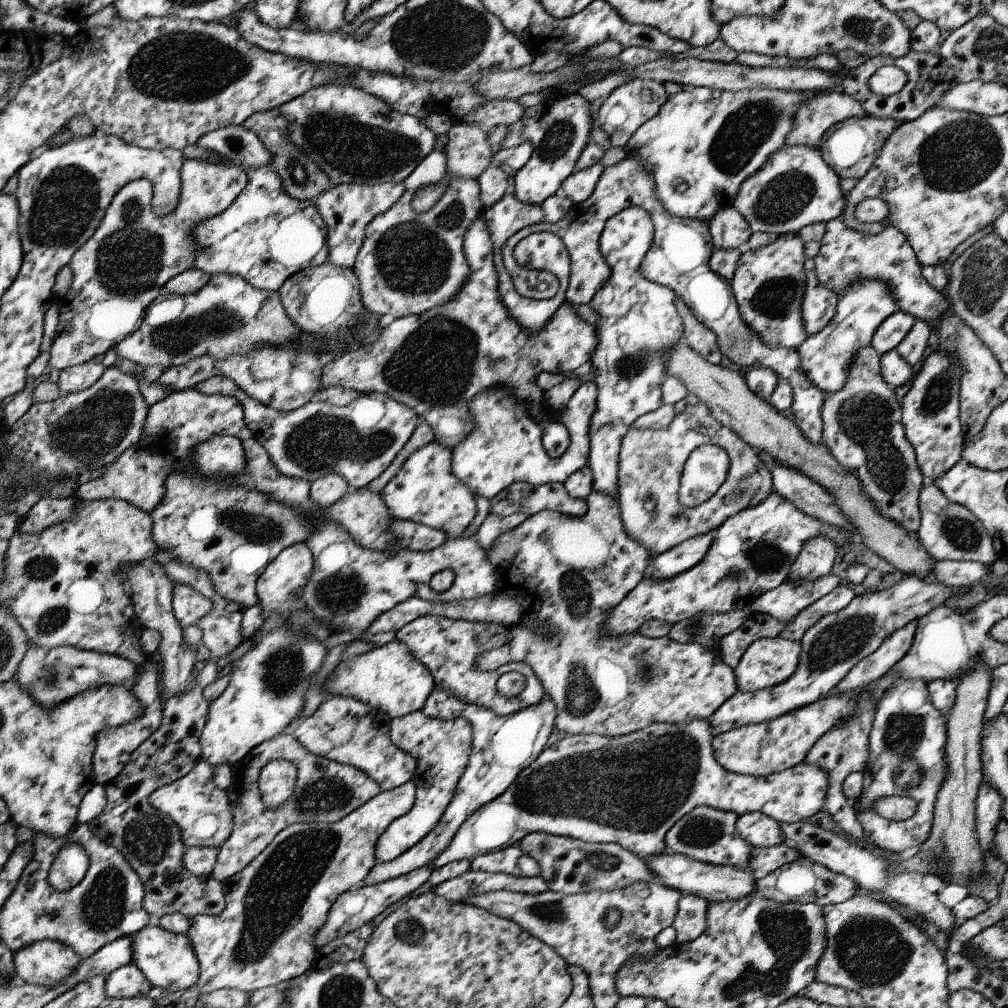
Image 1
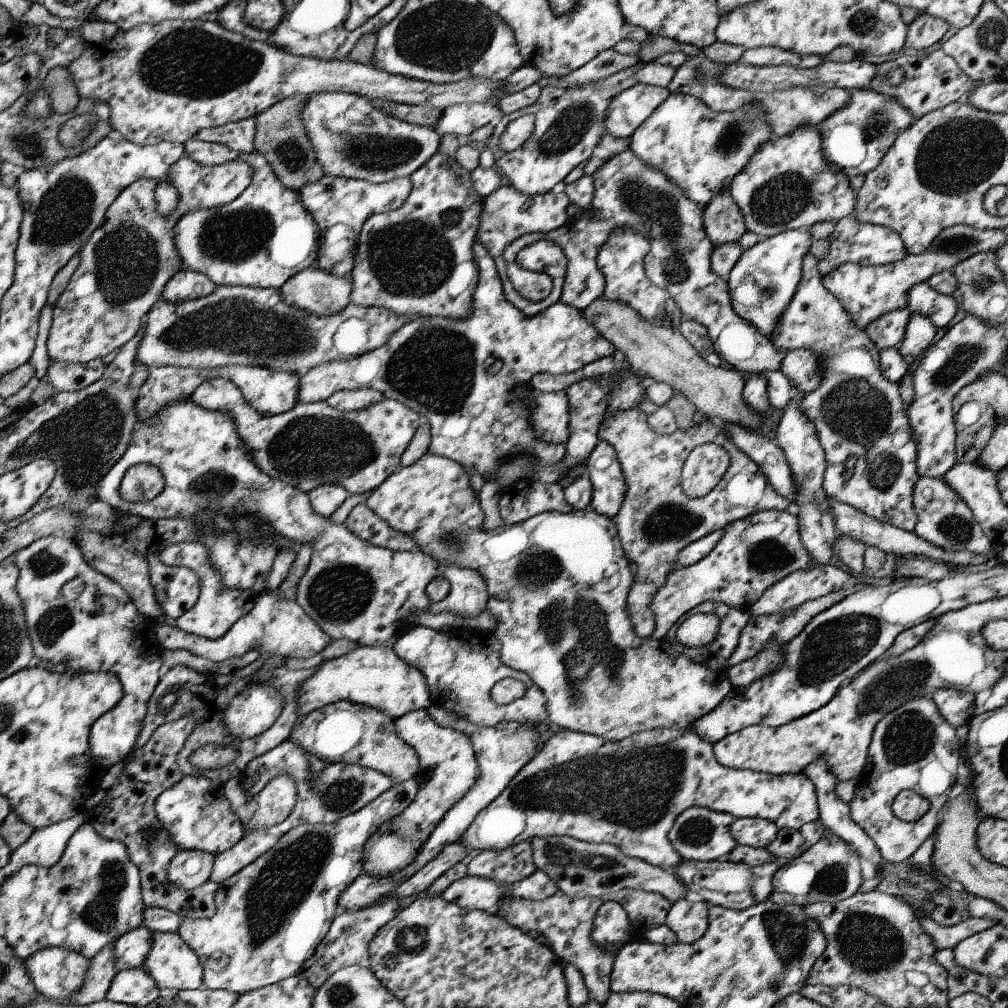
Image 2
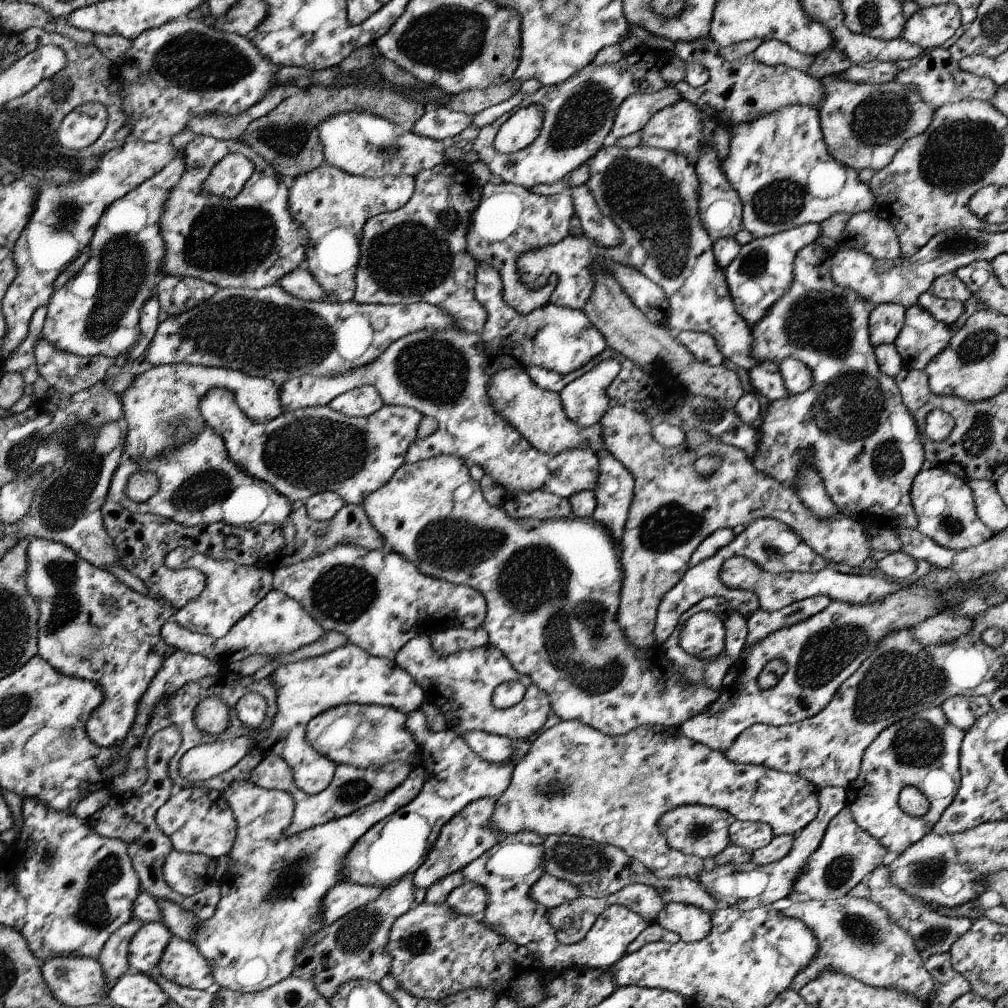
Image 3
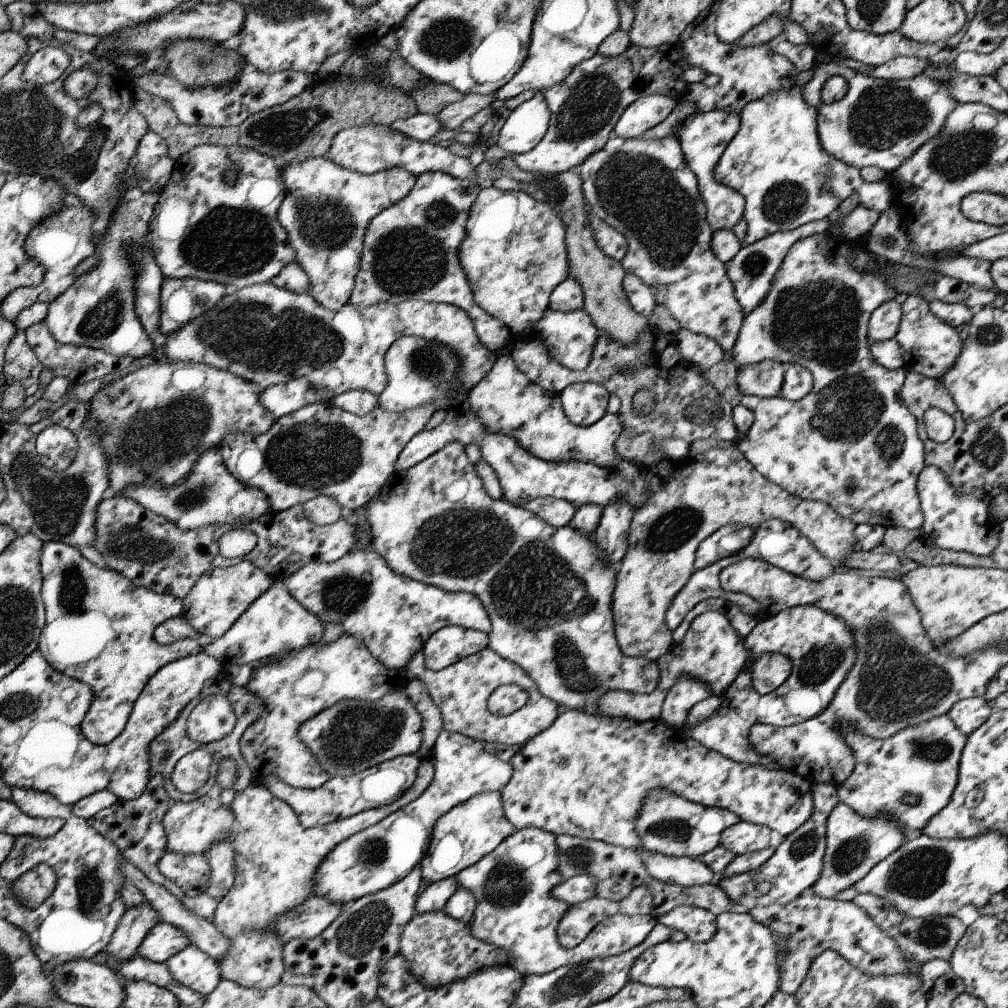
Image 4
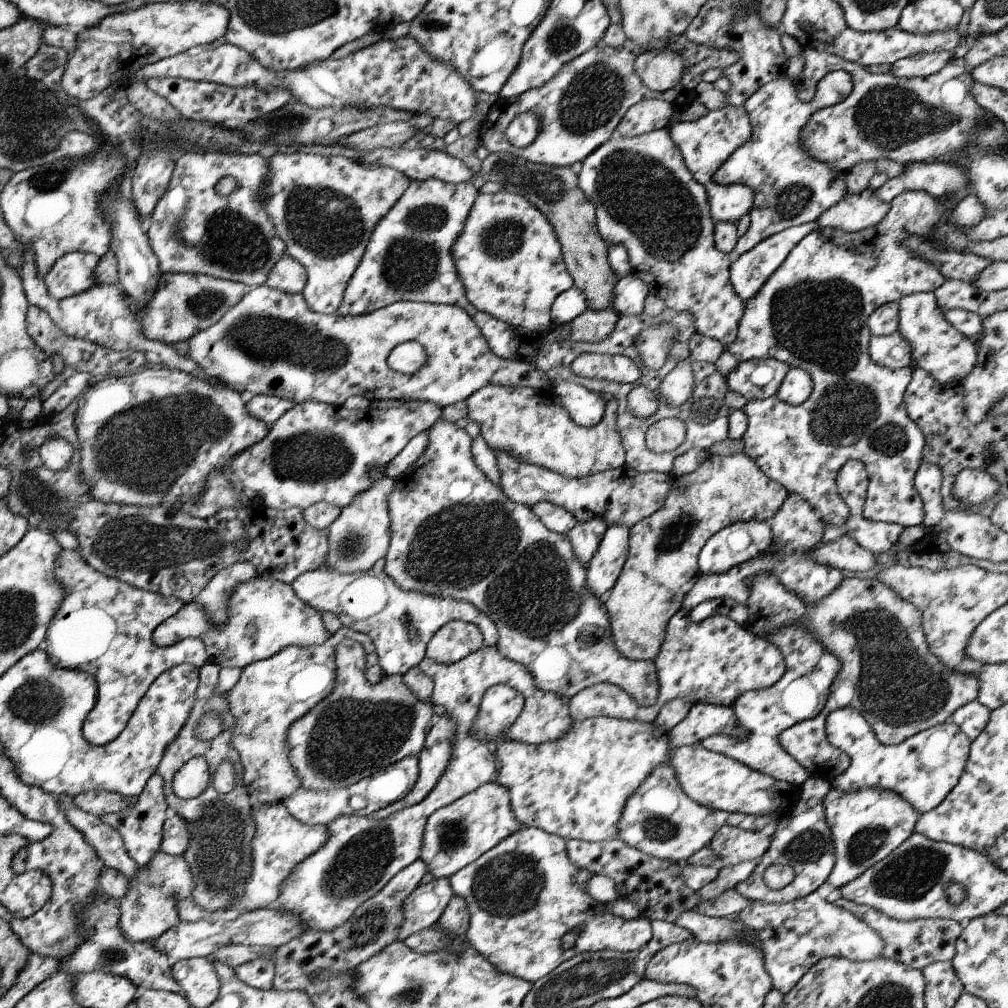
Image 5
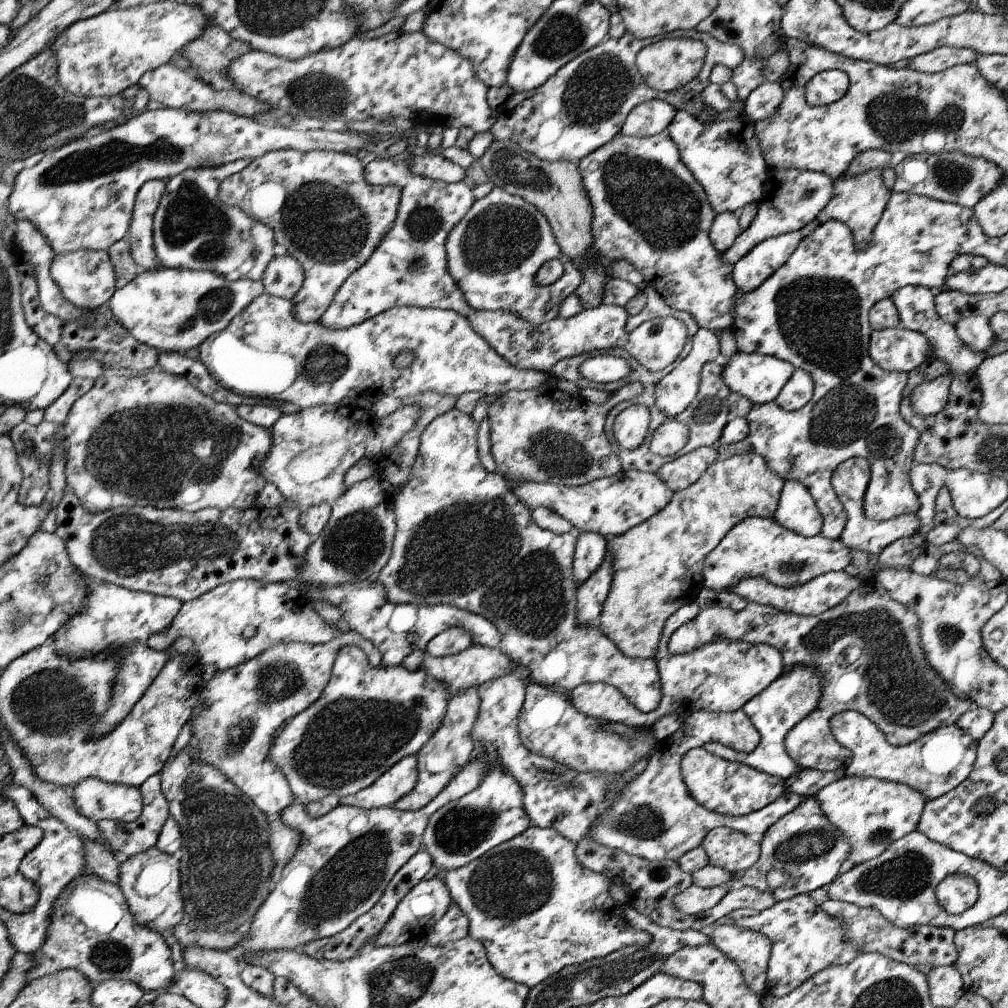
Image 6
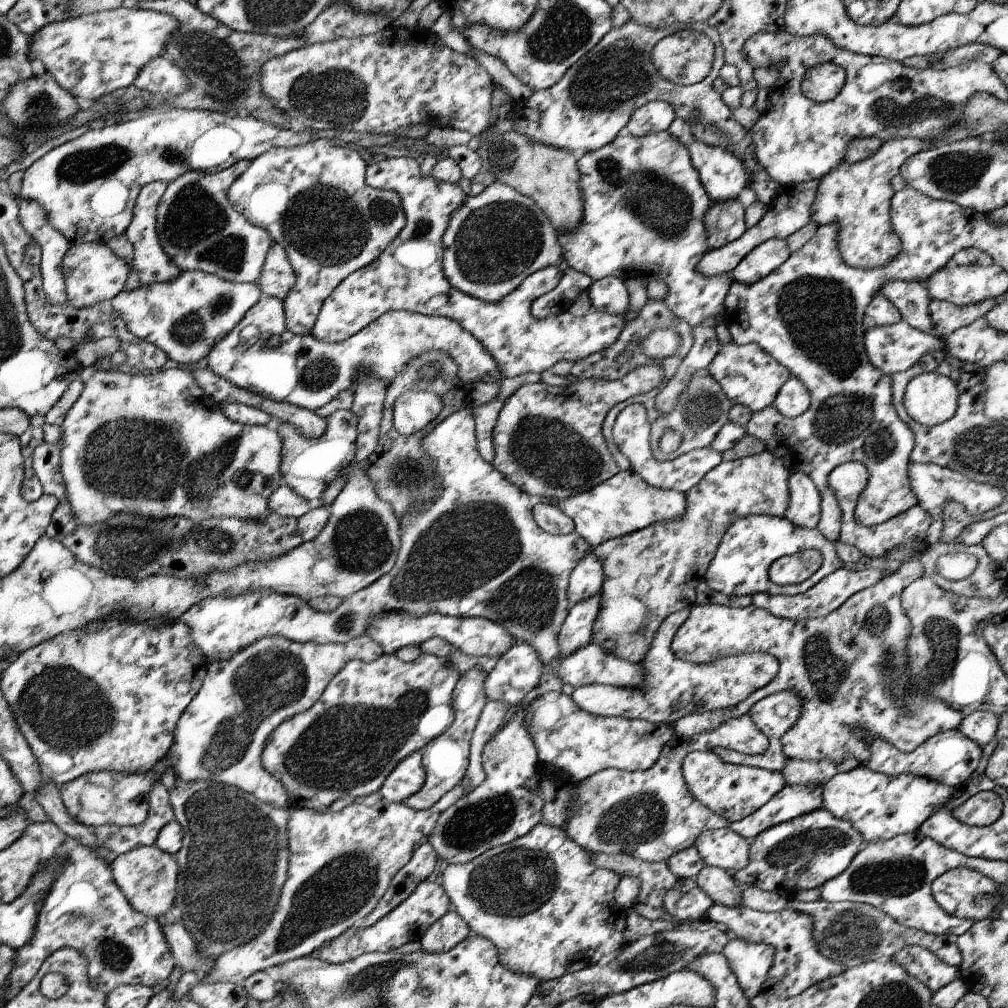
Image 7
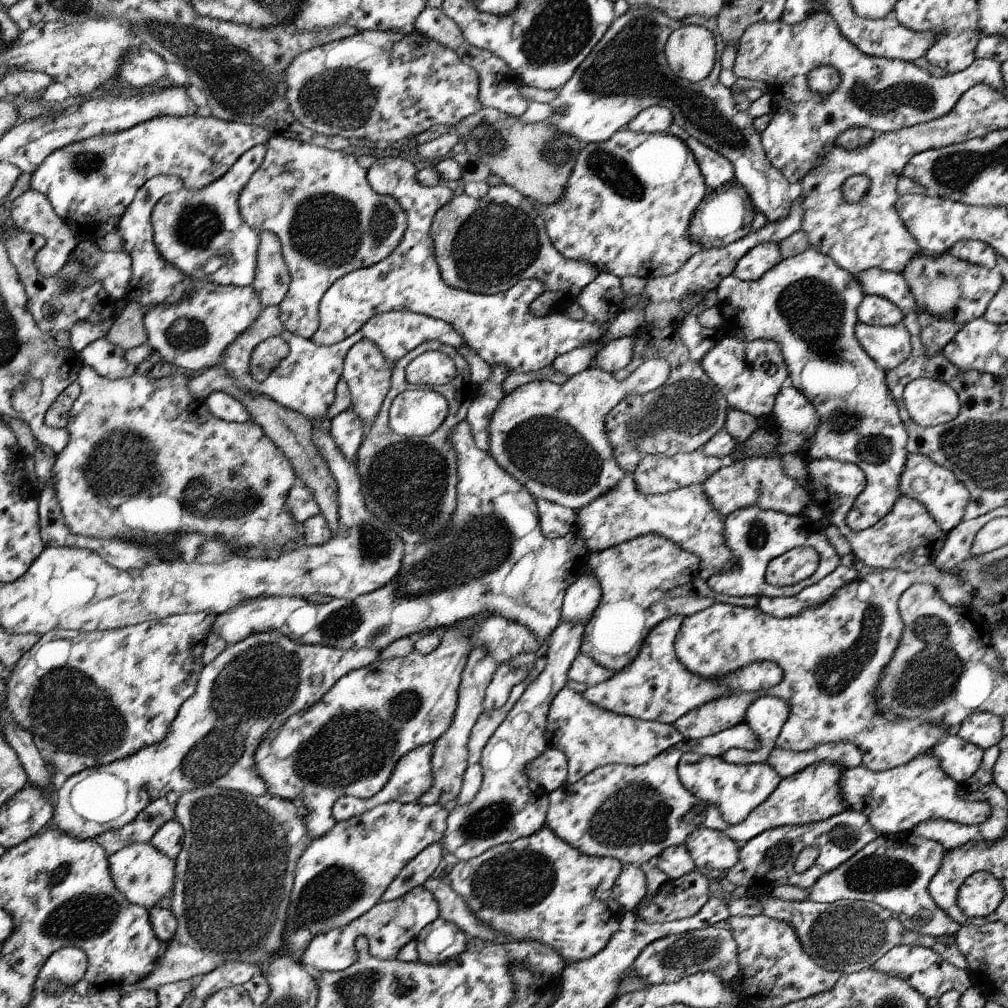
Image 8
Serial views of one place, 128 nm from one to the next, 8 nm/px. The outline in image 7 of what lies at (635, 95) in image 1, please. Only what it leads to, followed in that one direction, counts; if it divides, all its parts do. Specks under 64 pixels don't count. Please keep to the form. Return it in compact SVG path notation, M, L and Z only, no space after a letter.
M648 102L635 110L624 129L624 133L642 137L668 131L676 118L674 108L668 102Z

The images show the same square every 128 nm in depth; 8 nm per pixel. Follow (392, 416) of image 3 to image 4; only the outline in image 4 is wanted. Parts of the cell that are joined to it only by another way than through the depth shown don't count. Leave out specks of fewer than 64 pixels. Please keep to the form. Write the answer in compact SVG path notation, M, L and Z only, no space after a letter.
M330 402L324 403L314 403L306 405L301 409L298 409L294 413L284 415L282 418L276 419L275 424L267 430L266 433L261 435L250 435L244 433L234 434L232 433L221 443L219 451L222 455L222 460L225 462L227 469L231 471L233 475L247 487L257 488L261 490L268 498L269 505L272 511L285 511L291 509L293 506L302 505L313 498L319 496L332 497L340 506L345 510L345 512L351 512L360 510L360 508L366 506L366 504L371 500L372 497L390 480L391 476L394 474L394 465L398 460L402 449L410 442L413 436L416 436L420 432L426 432L425 426L428 424L432 415L436 412L435 406L424 405L413 409L405 410L401 413L391 413L381 409L379 405L373 408L368 414L364 416L358 416L352 414L351 412L342 410L341 408L335 407Z

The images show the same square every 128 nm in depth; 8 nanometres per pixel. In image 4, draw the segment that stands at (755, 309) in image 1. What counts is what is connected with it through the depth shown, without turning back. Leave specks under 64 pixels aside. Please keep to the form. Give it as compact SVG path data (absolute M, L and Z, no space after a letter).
M826 218L796 227L791 231L778 231L770 236L757 240L751 245L743 245L740 252L732 260L729 260L726 266L727 275L734 285L736 300L742 305L746 315L751 310L754 310L760 304L760 301L764 300L766 294L768 294L775 274L778 272L784 257L788 254L792 245L810 235L826 233L829 228L829 220Z

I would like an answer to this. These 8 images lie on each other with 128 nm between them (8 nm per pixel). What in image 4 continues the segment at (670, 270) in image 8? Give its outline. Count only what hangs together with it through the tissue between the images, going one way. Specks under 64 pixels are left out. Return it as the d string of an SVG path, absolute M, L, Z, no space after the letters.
M667 135L663 138L620 138L611 136L607 143L594 154L591 154L581 165L581 189L585 196L586 202L589 206L589 210L597 218L601 218L608 226L621 232L628 241L628 250L624 255L622 261L624 270L626 273L634 273L637 277L640 277L644 284L647 284L654 290L655 299L657 304L663 304L671 312L671 315L678 320L682 329L688 329L696 334L701 334L711 339L720 345L723 350L732 350L735 345L736 339L739 335L744 317L746 316L743 311L742 305L736 300L734 285L727 275L727 266L725 262L722 262L712 250L711 240L713 237L713 230L707 221L707 210L702 195L698 190L698 181L696 175L693 174L693 170L689 167L689 164L684 158L679 140L674 135Z

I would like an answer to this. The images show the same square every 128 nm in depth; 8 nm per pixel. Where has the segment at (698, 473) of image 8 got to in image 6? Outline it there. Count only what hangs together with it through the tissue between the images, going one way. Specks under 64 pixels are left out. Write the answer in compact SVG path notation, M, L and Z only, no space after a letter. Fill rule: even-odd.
M633 404L616 416L613 426L614 443L621 451L635 450L647 442L650 414L644 405ZM717 445L699 447L697 450L692 450L676 460L664 464L655 474L658 474L674 493L694 484L702 476L702 472L717 459Z

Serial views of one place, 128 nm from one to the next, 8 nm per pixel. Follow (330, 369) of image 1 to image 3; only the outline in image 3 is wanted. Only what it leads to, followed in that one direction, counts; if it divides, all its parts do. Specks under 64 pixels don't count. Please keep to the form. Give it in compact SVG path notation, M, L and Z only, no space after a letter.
M478 263L475 274L474 294L479 304L486 308L488 316L481 333L455 331L418 331L396 339L370 365L358 367L338 377L299 376L279 385L279 399L283 410L292 412L306 407L328 405L339 394L364 385L375 386L382 397L384 405L412 407L424 416L436 418L436 432L422 439L414 439L408 447L405 462L415 463L422 459L441 454L458 455L468 466L481 466L486 475L490 475L498 484L504 486L508 494L515 495L532 491L544 491L569 499L582 491L594 492L600 476L600 461L592 449L567 450L557 455L541 453L529 445L529 442L506 422L491 405L487 395L490 377L500 369L524 369L536 365L560 374L568 374L586 366L607 347L603 334L587 318L583 309L569 309L548 303L527 315L516 312L501 295L502 283L496 269L489 264Z

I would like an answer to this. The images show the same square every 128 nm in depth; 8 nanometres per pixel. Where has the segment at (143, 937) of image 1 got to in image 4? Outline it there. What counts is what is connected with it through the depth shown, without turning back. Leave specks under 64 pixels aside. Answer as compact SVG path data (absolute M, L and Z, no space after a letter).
M188 945L166 962L174 980L207 997L223 980L220 964L199 947Z

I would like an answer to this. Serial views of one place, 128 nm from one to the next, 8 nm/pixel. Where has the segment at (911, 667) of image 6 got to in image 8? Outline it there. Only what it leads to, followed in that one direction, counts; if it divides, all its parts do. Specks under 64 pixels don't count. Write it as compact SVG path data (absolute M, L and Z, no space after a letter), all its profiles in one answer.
M931 563L910 570L910 572L889 569L884 572L864 574L856 578L854 582L842 586L824 604L808 608L792 618L778 619L765 614L757 606L738 607L727 603L715 603L710 608L704 608L702 612L684 617L680 631L674 640L674 650L678 661L692 674L702 676L706 680L714 680L714 678L722 678L724 674L728 676L732 672L738 672L752 662L763 662L764 660L778 664L783 674L780 683L768 688L767 691L746 691L736 692L736 694L730 692L728 696L722 694L720 698L706 702L704 706L676 720L674 728L685 739L700 739L716 735L741 724L746 710L753 702L762 696L769 695L782 698L790 706L790 716L776 742L779 748L792 752L804 752L814 750L824 744L852 742L862 754L861 766L872 772L891 770L896 766L911 762L935 746L940 738L946 737L946 728L932 724L932 722L920 722L918 718L900 718L896 714L883 711L877 700L877 686L886 664L892 662L892 656L904 632L904 622L899 614L900 596L910 586L920 582L928 582L942 590L943 600L946 600L950 606L972 605L972 591L967 583L963 580L956 580L952 574L938 571Z

